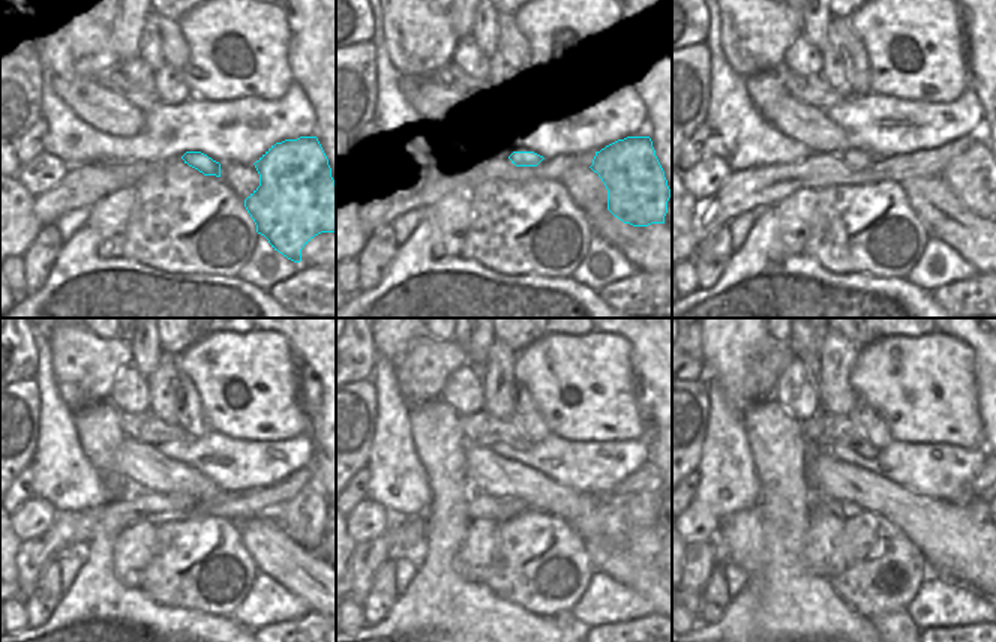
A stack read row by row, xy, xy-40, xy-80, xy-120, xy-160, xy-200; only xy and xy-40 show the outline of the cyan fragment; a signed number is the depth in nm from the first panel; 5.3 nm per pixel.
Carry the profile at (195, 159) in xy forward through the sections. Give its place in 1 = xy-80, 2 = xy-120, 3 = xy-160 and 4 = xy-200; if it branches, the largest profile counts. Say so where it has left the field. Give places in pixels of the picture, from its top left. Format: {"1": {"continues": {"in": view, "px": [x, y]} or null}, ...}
{"1": {"continues": {"in": "xy-80", "px": [854, 158]}}, "2": {"continues": {"in": "xy-120", "px": [180, 501]}}, "3": {"continues": {"in": "xy-160", "px": [513, 506]}}, "4": {"continues": {"in": "xy-200", "px": [845, 509]}}}

